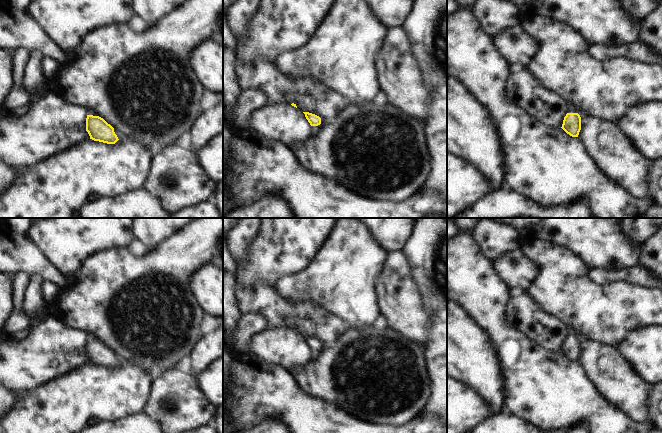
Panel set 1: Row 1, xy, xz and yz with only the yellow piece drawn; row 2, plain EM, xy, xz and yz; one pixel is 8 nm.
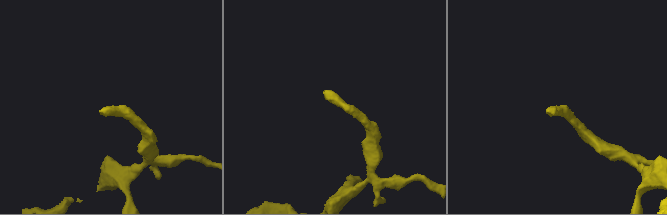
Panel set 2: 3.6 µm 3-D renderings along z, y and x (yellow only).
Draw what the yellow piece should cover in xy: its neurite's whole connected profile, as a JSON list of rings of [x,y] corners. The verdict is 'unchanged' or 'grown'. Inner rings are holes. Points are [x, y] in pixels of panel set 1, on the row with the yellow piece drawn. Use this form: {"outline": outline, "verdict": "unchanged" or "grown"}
{"outline": [[[88,110],[86,118],[86,131],[90,139],[107,144],[115,144],[119,139],[114,128],[95,112]]], "verdict": "grown"}

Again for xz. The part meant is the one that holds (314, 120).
{"outline": [[[303,112],[305,114],[306,119],[308,120],[308,122],[311,125],[312,128],[312,133],[316,133],[317,130],[321,127],[322,120],[319,116],[309,113],[309,112]]], "verdict": "grown"}

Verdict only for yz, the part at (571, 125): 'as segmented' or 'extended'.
extended

